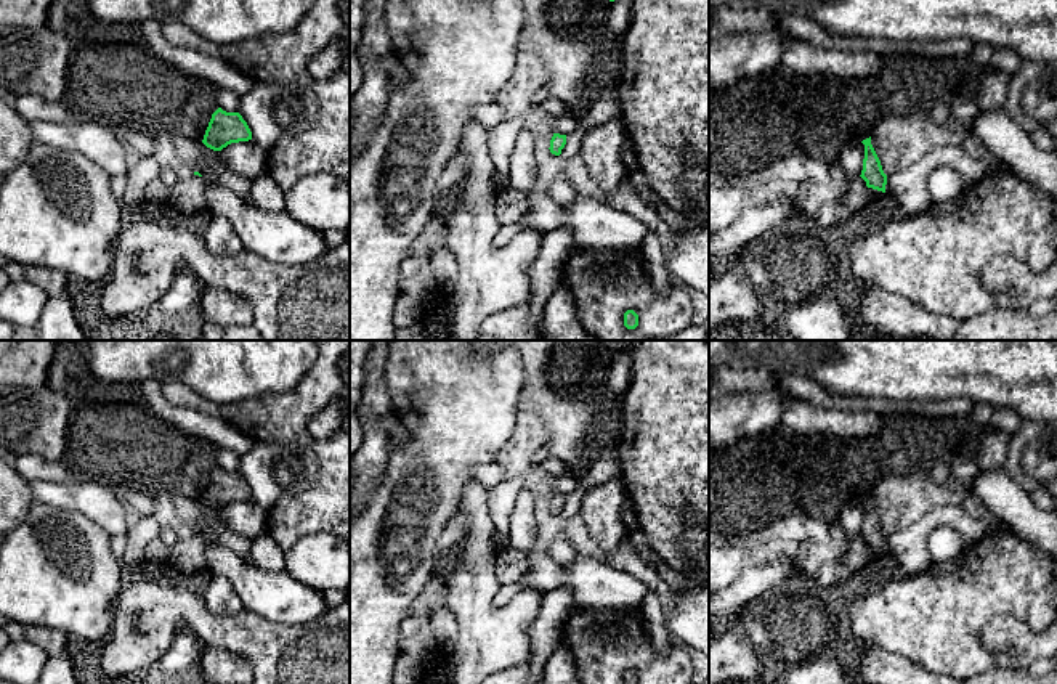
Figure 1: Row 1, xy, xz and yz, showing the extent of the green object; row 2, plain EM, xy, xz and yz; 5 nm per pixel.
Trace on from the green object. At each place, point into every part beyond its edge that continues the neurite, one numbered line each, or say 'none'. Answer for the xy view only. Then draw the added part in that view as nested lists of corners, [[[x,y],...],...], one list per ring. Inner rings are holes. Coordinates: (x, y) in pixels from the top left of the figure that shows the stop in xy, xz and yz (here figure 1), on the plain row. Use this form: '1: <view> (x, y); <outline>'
none

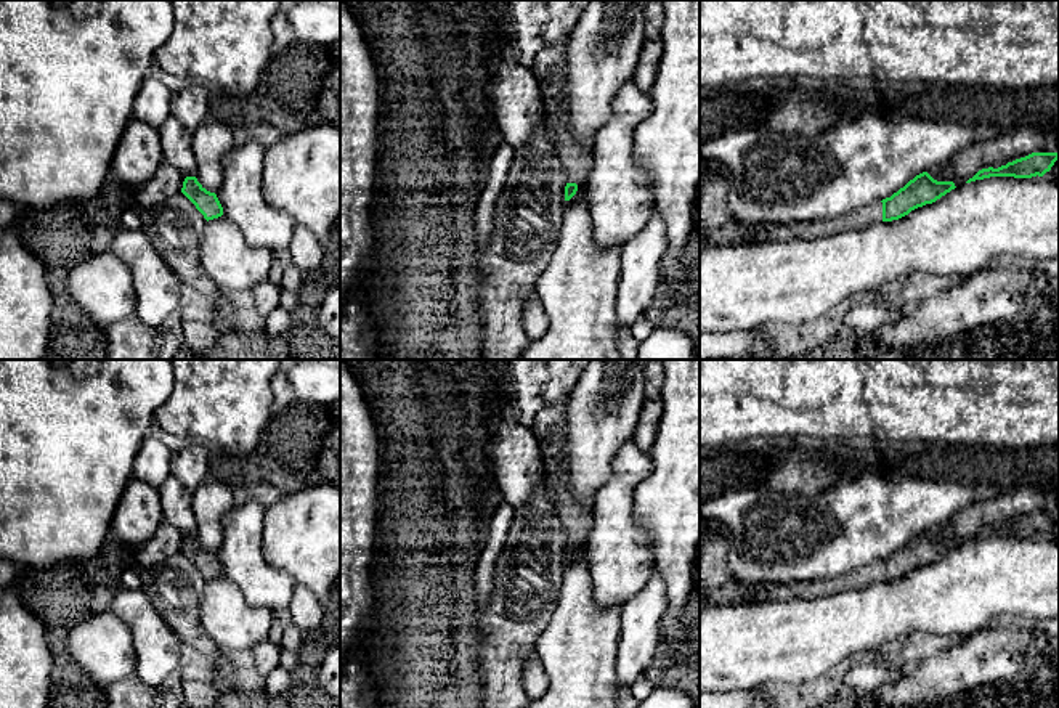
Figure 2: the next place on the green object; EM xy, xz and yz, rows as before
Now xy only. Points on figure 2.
none

